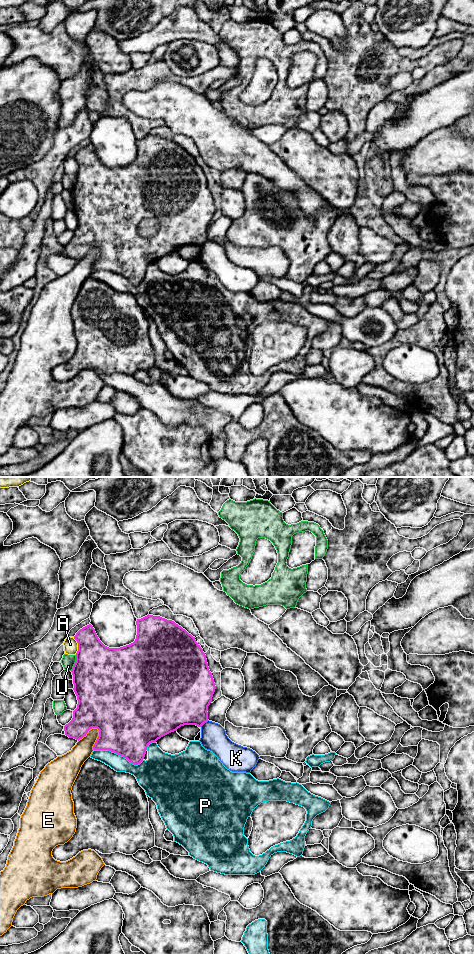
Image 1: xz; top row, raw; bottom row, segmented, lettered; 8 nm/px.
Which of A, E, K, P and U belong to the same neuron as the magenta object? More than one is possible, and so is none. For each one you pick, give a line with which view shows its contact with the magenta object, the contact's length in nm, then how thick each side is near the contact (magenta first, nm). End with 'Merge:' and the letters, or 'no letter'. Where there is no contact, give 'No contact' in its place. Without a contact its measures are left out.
Merge: no letter

